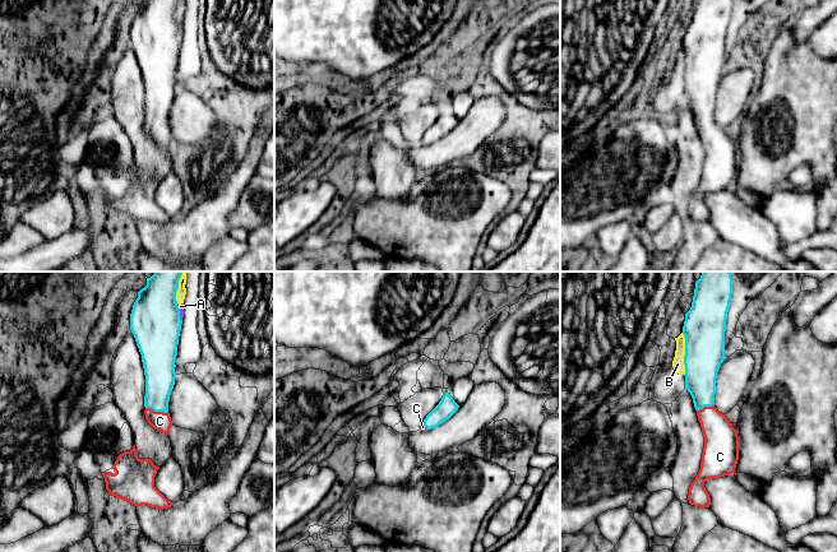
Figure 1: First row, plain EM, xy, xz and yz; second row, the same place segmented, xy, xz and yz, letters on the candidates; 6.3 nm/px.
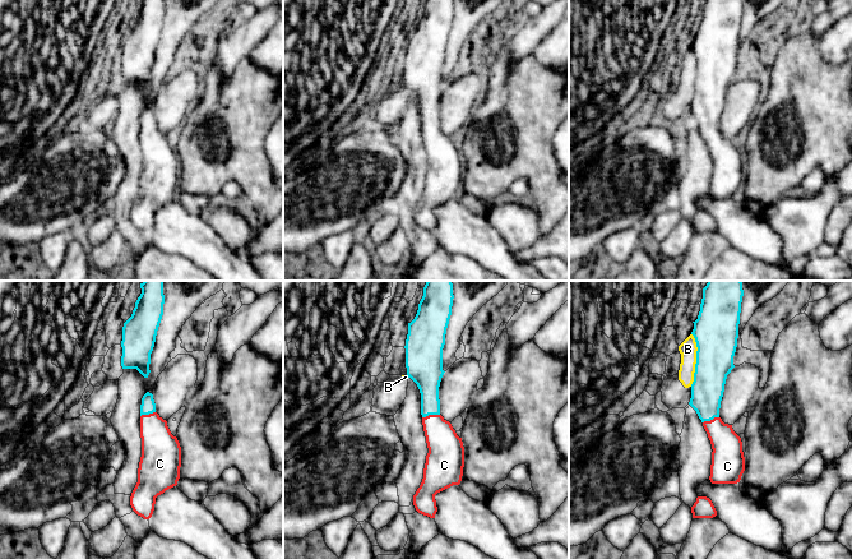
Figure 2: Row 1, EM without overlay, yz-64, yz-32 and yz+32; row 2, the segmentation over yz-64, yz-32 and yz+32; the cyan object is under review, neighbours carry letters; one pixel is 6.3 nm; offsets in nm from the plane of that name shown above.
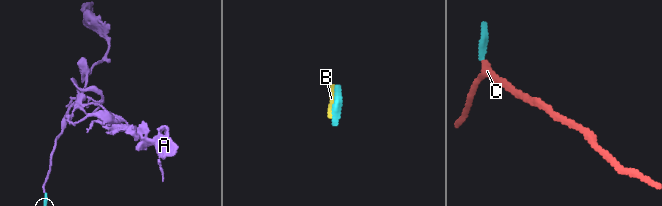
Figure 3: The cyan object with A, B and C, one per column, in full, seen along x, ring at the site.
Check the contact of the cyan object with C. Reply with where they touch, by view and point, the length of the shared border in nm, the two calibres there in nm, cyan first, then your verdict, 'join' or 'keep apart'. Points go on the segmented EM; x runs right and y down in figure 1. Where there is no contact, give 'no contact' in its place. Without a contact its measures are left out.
xy (157, 411) | 150 nm | 190/120 nm | join

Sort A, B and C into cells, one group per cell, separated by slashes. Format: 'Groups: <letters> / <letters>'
Groups: A B / C

